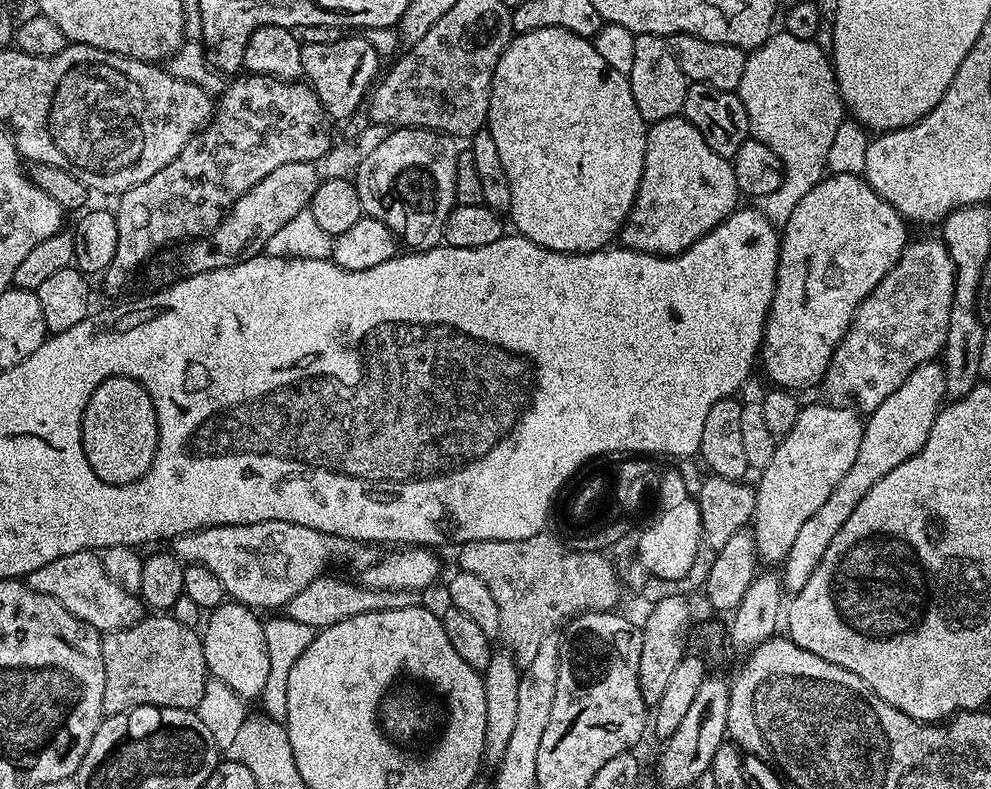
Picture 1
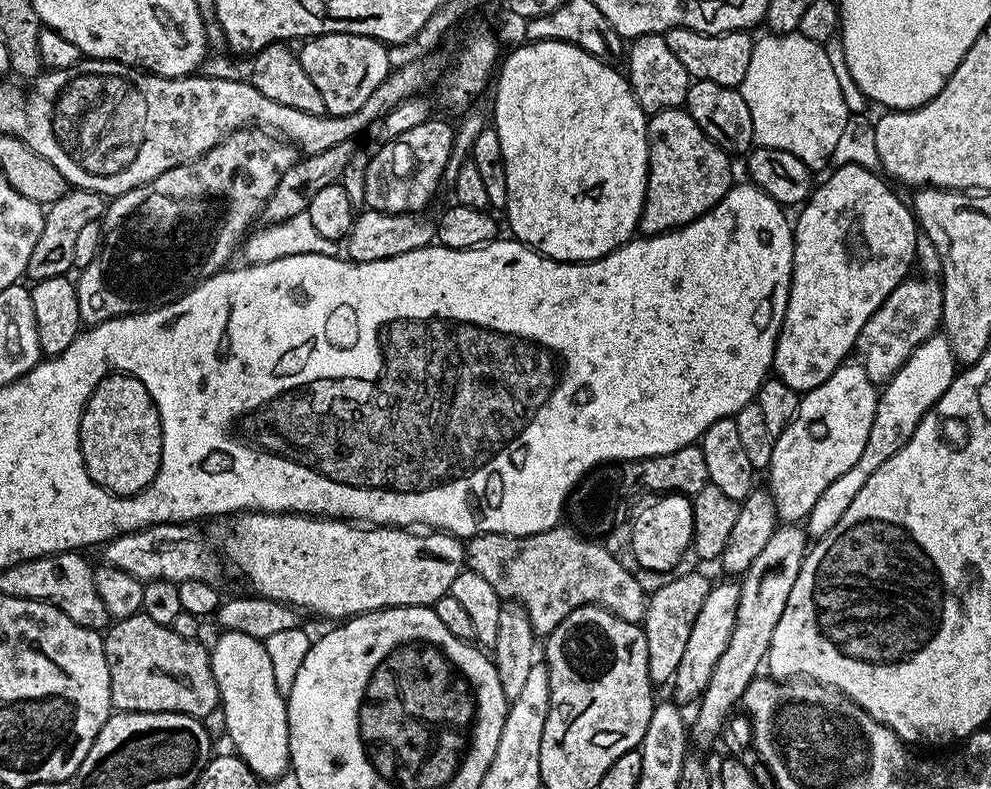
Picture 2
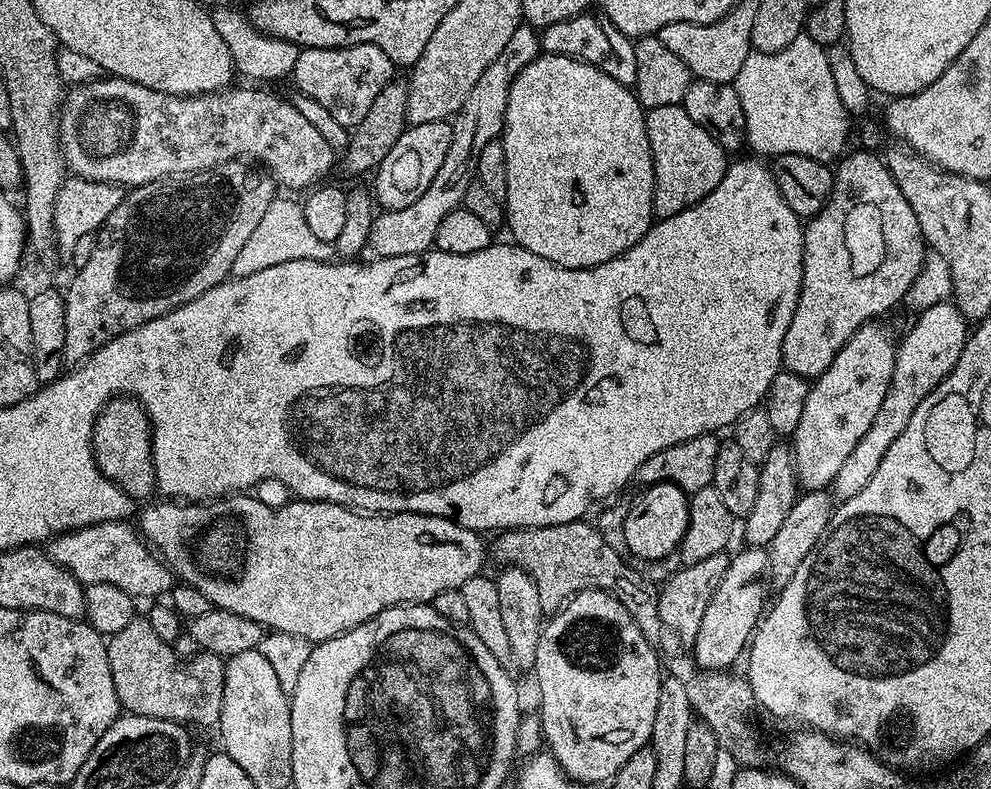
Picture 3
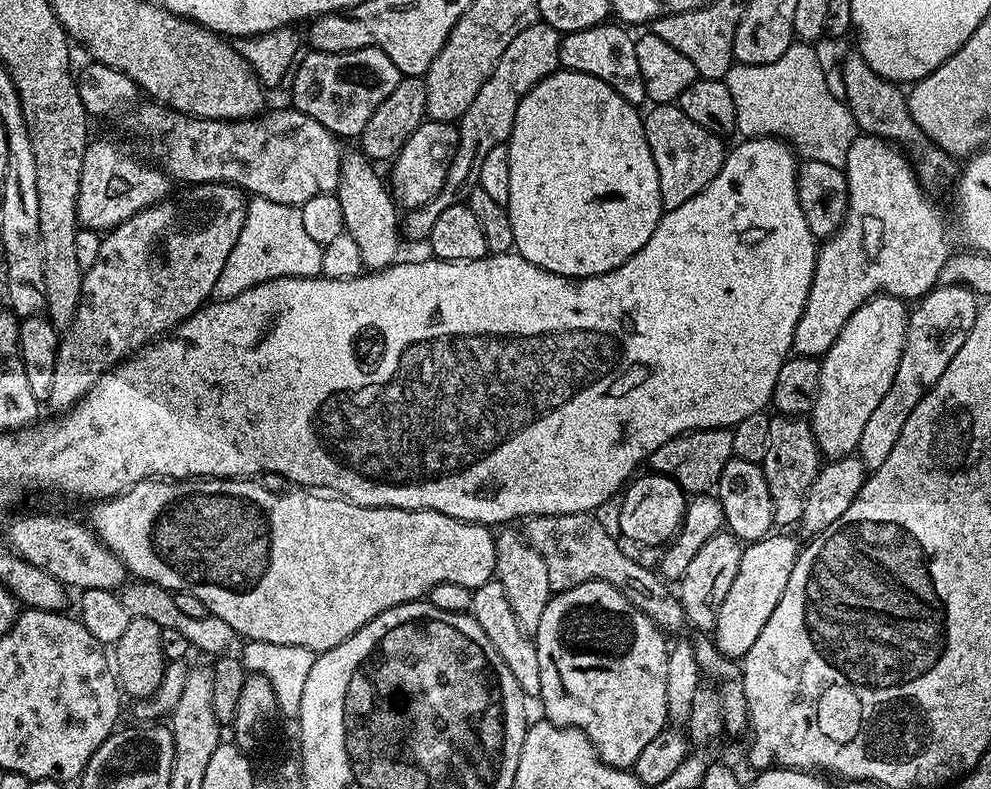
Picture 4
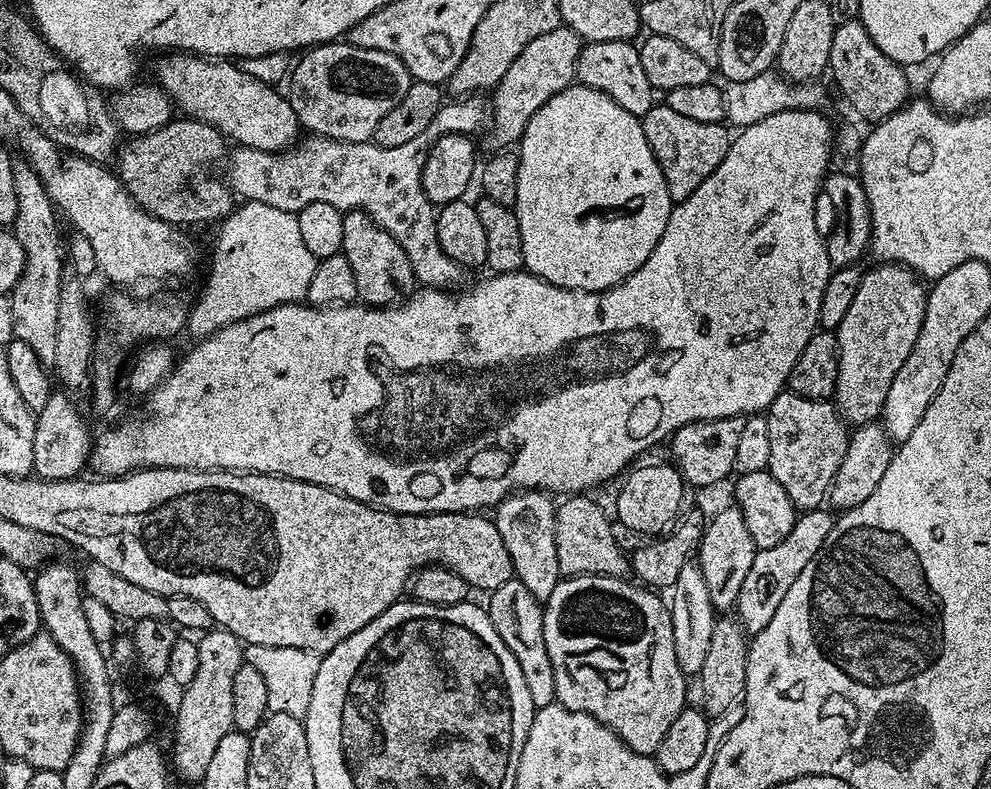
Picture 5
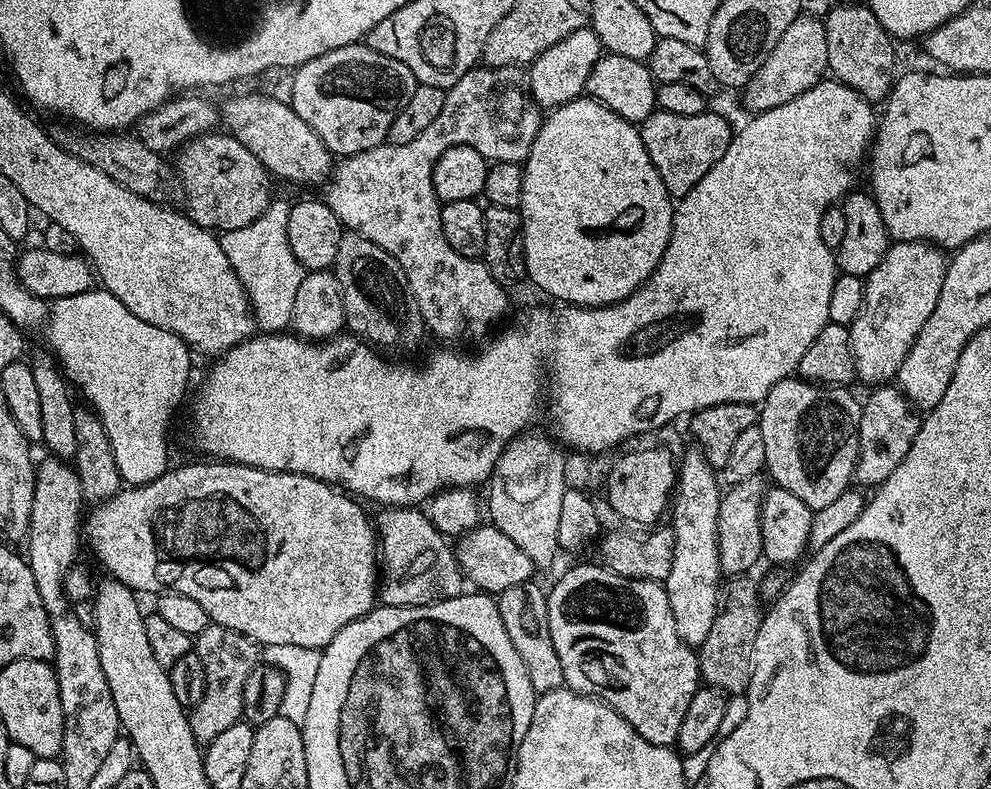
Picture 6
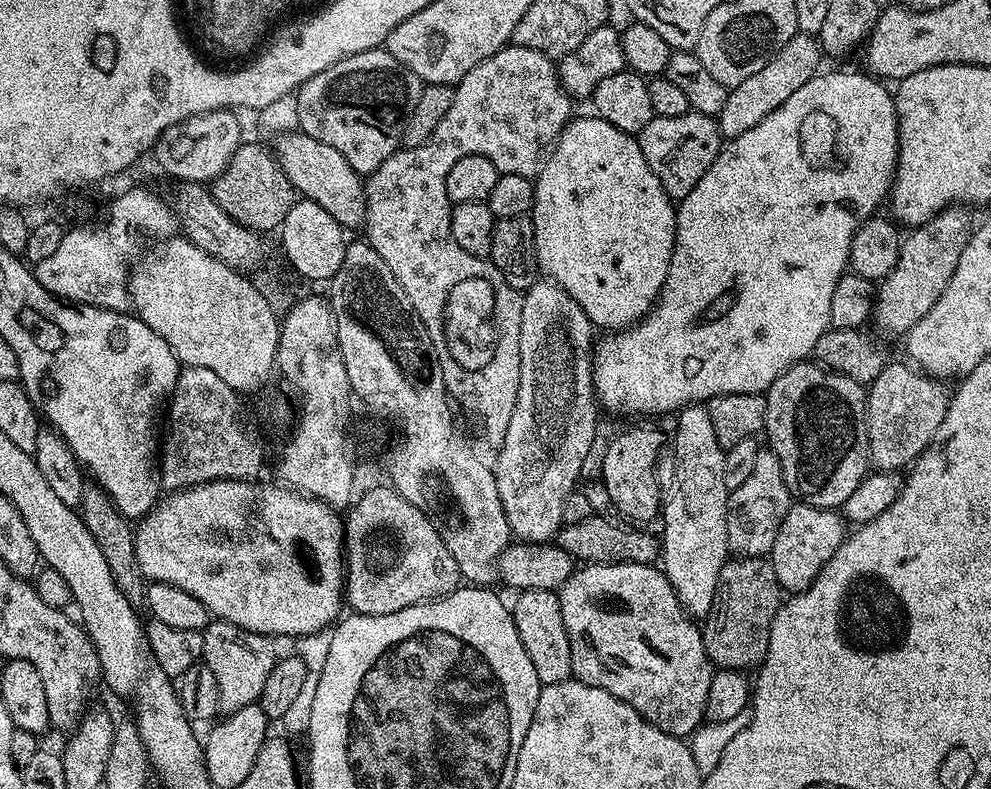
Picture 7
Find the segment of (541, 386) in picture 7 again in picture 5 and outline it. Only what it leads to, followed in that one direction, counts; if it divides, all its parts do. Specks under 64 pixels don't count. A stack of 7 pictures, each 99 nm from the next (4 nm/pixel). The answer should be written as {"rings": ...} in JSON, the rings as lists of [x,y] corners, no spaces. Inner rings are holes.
{"rings":[[[543,490],[513,492],[511,496],[495,505],[494,519],[498,534],[502,534],[502,543],[506,546],[506,551],[512,559],[512,570],[515,579],[520,580],[522,586],[526,586],[526,590],[530,590],[530,594],[534,594],[536,600],[541,602],[548,600],[550,594],[554,594],[554,586],[558,586],[558,582],[562,579],[560,567],[558,566],[558,552],[554,546],[556,504],[553,497]]]}

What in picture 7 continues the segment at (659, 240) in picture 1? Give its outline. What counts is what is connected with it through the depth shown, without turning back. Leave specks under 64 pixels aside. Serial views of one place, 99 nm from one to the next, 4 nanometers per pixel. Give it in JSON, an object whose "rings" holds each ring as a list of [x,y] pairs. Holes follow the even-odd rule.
{"rings":[[[691,110],[678,114],[678,118],[653,115],[652,121],[639,132],[638,139],[646,166],[654,170],[654,178],[662,182],[662,190],[666,190],[673,202],[684,200],[698,186],[702,174],[714,166],[714,158],[718,158],[722,147],[719,123],[711,116]]]}

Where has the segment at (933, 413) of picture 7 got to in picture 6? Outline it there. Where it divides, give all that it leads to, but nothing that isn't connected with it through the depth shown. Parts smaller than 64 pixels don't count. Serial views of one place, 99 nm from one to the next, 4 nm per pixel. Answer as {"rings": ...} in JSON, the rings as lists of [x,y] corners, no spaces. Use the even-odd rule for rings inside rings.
{"rings":[[[880,386],[860,409],[860,461],[856,464],[855,483],[878,486],[910,450],[920,429],[921,417],[910,407],[904,393],[896,386]]]}

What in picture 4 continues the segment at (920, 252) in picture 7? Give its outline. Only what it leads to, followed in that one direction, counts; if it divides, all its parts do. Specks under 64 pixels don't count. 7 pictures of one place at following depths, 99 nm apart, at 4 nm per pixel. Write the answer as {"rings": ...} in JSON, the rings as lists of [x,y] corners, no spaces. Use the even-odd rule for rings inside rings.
{"rings":[[[872,296],[842,326],[842,334],[830,346],[830,350],[820,360],[820,389],[818,402],[814,402],[810,413],[812,433],[821,453],[828,458],[851,456],[859,449],[862,429],[874,414],[878,402],[886,398],[886,390],[890,390],[890,382],[894,382],[894,374],[898,370],[898,362],[902,358],[902,350],[906,346],[906,330],[908,329],[908,314],[910,308],[905,301],[897,296]]]}

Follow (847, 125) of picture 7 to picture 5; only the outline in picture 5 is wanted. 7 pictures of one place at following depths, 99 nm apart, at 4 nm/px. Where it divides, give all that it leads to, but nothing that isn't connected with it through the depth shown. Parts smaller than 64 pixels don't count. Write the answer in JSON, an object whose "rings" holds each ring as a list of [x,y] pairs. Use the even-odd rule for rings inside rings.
{"rings":[[[795,108],[778,114],[770,114],[770,118],[762,118],[762,122],[754,122],[750,126],[739,129],[731,137],[726,150],[726,158],[722,158],[718,170],[714,170],[714,174],[710,174],[710,178],[706,178],[706,182],[702,182],[702,186],[698,186],[698,190],[694,190],[694,194],[690,194],[690,198],[673,203],[672,213],[666,222],[666,230],[662,230],[662,238],[658,238],[658,246],[654,246],[654,250],[650,250],[650,258],[646,258],[646,262],[642,262],[642,266],[638,266],[638,270],[634,270],[634,274],[630,274],[630,278],[626,278],[613,288],[607,288],[601,292],[583,292],[582,290],[570,290],[562,286],[554,286],[527,270],[497,272],[488,274],[485,280],[478,281],[473,288],[468,288],[465,292],[427,286],[417,287],[407,297],[406,302],[399,306],[369,306],[363,302],[334,303],[331,306],[309,306],[304,302],[287,303],[275,305],[264,312],[248,316],[244,320],[224,324],[221,329],[210,333],[208,337],[197,339],[192,344],[194,345],[193,348],[181,360],[179,357],[173,363],[171,372],[164,377],[162,383],[143,397],[144,405],[141,406],[140,413],[133,420],[124,420],[121,424],[106,429],[97,440],[95,437],[90,448],[90,468],[93,468],[96,471],[93,473],[100,478],[127,476],[128,473],[142,468],[203,468],[205,470],[258,472],[273,476],[287,476],[290,480],[317,484],[323,488],[334,490],[346,498],[354,498],[364,504],[371,504],[373,508],[383,508],[385,512],[398,512],[402,516],[426,512],[463,512],[468,514],[473,510],[491,509],[500,501],[505,500],[506,497],[511,496],[513,492],[521,490],[543,490],[549,494],[557,494],[556,492],[564,492],[560,494],[587,493],[597,486],[604,485],[612,477],[619,477],[633,463],[631,460],[639,452],[644,452],[647,448],[654,447],[655,444],[662,442],[664,444],[674,432],[688,423],[697,423],[699,420],[730,418],[731,416],[747,418],[753,414],[763,413],[772,405],[776,395],[785,391],[790,370],[794,370],[794,362],[798,362],[798,354],[802,354],[802,350],[806,350],[806,342],[810,342],[810,338],[818,331],[822,294],[826,294],[828,280],[832,277],[834,271],[828,257],[828,245],[825,237],[822,232],[820,236],[819,230],[816,229],[816,196],[818,200],[822,192],[824,177],[830,171],[832,145],[834,143],[833,125],[828,125],[828,120],[822,113],[823,111],[820,110]]]}

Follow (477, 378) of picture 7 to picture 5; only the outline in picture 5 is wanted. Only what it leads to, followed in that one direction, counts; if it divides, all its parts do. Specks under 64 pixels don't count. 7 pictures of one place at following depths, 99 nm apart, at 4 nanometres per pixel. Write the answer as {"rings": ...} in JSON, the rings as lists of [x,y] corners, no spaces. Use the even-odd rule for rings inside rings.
{"rings":[[[480,94],[452,98],[449,101],[449,104],[448,101],[441,103],[434,122],[430,122],[430,126],[426,126],[426,130],[422,130],[422,134],[418,134],[418,138],[406,142],[406,146],[386,146],[383,148],[375,142],[355,144],[354,142],[342,142],[341,140],[331,140],[325,136],[308,134],[297,139],[291,146],[285,146],[275,152],[241,146],[233,147],[233,152],[227,153],[229,156],[226,183],[241,201],[262,202],[268,206],[274,206],[275,209],[292,213],[298,213],[306,206],[310,206],[310,202],[330,202],[330,206],[341,210],[360,210],[368,206],[364,204],[376,204],[377,210],[380,211],[380,216],[375,217],[376,224],[382,226],[382,230],[386,230],[395,238],[402,246],[402,250],[406,250],[412,263],[412,274],[417,281],[430,288],[451,289],[453,286],[459,285],[456,283],[460,280],[462,269],[458,262],[454,262],[454,258],[446,255],[442,246],[438,246],[437,209],[428,201],[422,190],[422,166],[426,162],[432,143],[440,136],[446,134],[472,136],[483,133],[490,120],[490,104]]]}

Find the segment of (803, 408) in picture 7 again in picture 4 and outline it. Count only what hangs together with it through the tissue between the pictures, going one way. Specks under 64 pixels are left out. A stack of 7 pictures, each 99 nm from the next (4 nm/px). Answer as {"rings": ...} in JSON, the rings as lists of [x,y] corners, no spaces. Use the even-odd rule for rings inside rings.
{"rings":[[[773,415],[770,419],[770,443],[766,445],[762,467],[766,486],[770,486],[775,523],[799,525],[806,506],[806,494],[822,467],[822,453],[816,444],[811,423],[798,416]]]}

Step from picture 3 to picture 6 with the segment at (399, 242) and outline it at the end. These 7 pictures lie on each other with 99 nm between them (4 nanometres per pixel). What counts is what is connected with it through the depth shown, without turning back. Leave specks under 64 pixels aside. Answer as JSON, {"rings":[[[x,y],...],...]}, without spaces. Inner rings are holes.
{"rings":[[[591,26],[574,30],[574,34],[566,34],[562,42],[554,42],[550,50],[542,50],[542,54],[538,54],[538,58],[527,65],[527,91],[544,110],[581,99],[585,95],[586,78],[590,78],[590,70],[594,70],[594,62],[598,62],[601,55],[600,39]]]}

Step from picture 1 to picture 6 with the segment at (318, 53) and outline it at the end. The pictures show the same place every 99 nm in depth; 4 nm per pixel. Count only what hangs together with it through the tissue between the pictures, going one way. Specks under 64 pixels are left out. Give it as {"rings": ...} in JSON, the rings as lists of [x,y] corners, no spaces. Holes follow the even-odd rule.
{"rings":[[[367,43],[330,50],[291,73],[292,109],[322,138],[329,152],[343,158],[377,148],[388,138],[398,110],[410,102],[417,80],[398,58],[386,58]]]}

